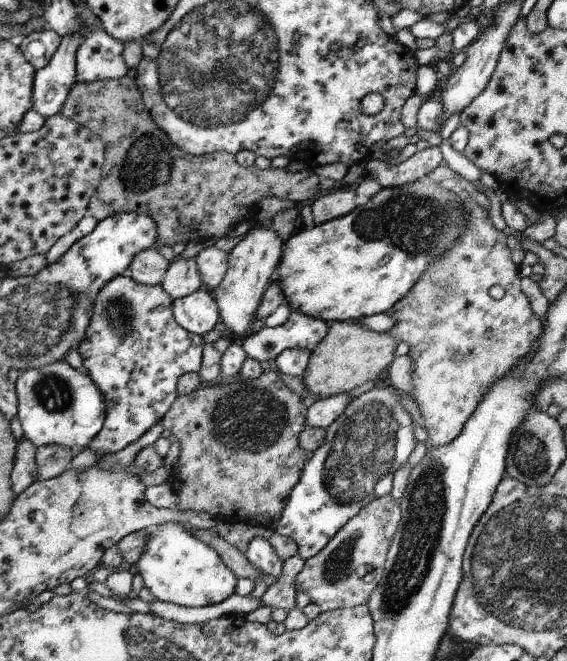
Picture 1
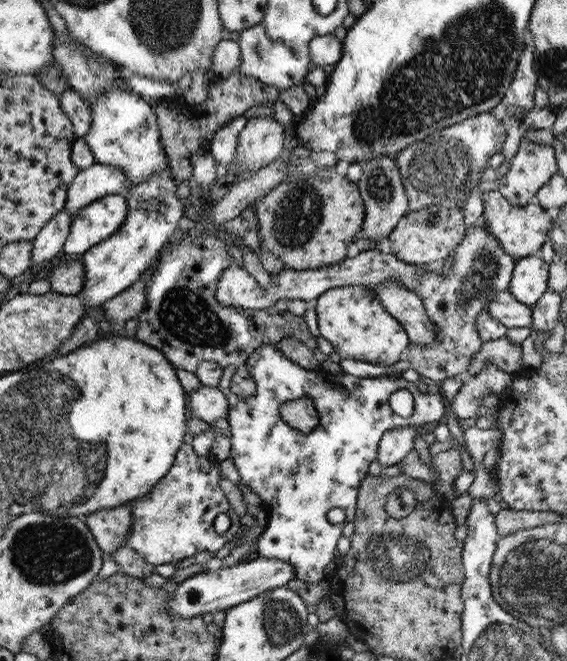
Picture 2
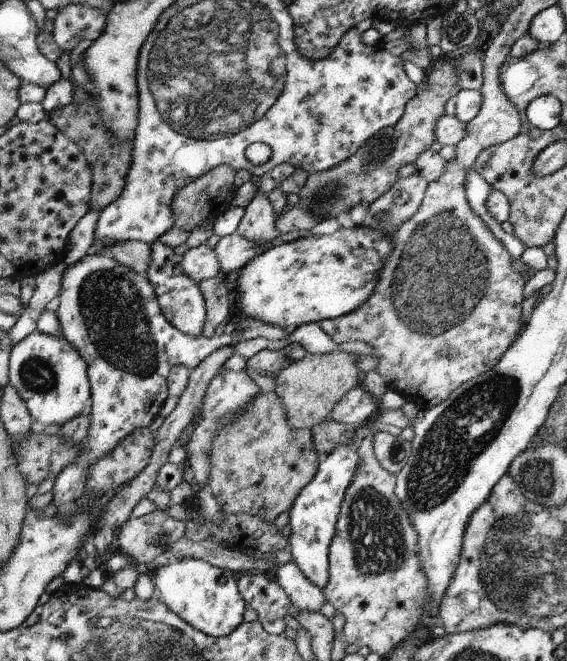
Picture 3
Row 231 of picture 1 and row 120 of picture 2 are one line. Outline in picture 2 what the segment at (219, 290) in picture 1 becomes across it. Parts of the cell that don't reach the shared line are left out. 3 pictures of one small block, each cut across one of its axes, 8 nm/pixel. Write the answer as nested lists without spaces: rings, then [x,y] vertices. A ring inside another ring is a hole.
[[[273,116],[250,118],[238,134],[235,156],[244,172],[259,172],[276,161],[284,150],[284,132],[286,128]]]

